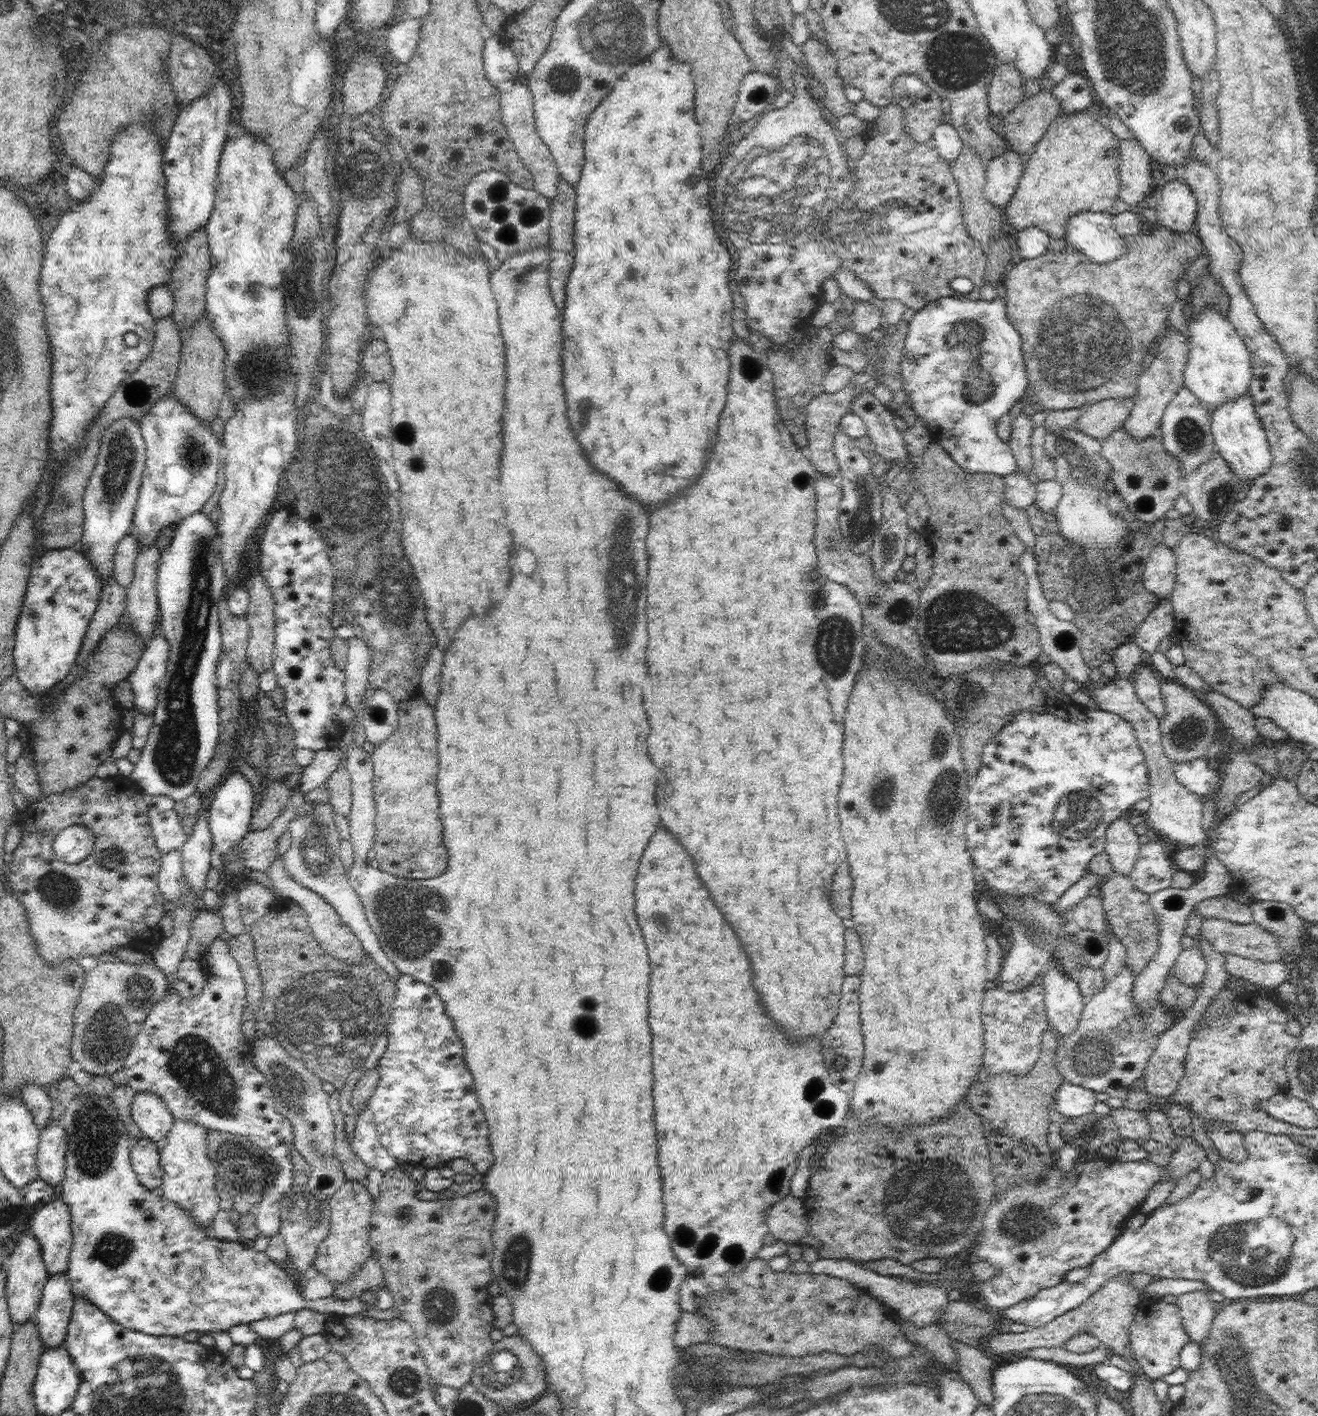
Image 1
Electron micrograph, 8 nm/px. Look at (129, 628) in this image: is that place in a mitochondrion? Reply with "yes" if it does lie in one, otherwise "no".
no

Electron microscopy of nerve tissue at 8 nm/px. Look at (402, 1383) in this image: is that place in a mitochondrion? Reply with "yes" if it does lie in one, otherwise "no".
yes

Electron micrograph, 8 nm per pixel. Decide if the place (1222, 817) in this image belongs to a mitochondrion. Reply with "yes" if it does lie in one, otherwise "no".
no

